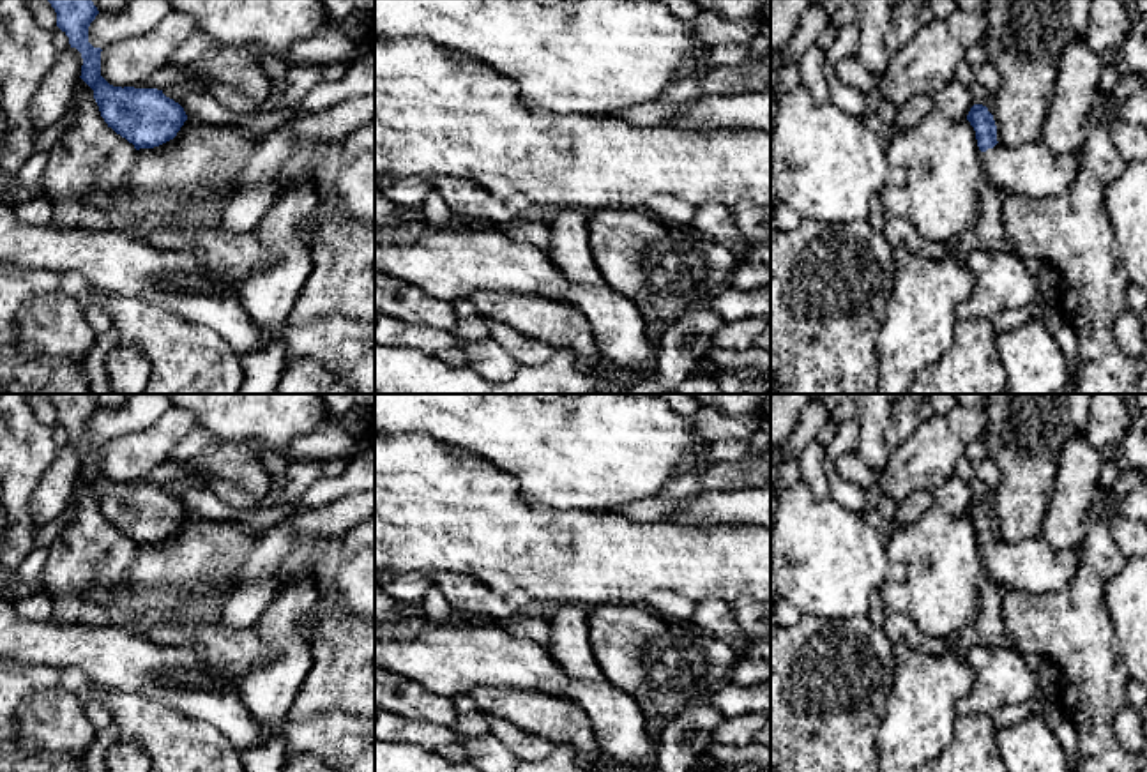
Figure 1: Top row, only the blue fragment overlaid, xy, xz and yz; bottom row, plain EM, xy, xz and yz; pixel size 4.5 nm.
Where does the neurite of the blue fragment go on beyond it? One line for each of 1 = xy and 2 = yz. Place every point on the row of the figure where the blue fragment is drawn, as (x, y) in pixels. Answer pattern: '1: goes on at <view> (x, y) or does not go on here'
1: does not go on here
2: goes on at yz (1031, 170)

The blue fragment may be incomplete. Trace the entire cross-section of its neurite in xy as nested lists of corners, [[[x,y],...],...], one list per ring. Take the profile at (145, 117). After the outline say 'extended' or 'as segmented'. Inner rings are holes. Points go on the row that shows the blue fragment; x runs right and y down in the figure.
[[[48,0],[57,12],[57,26],[69,37],[71,48],[81,53],[81,79],[94,90],[101,117],[117,134],[140,148],[159,147],[177,136],[187,115],[173,99],[157,88],[113,87],[101,76],[101,48],[88,42],[88,26],[99,14],[92,0]]] | as segmented

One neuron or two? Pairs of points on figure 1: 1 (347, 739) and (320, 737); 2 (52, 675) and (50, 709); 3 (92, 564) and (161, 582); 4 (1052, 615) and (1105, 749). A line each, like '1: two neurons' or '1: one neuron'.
1: one neuron
2: two neurons
3: two neurons
4: one neuron

